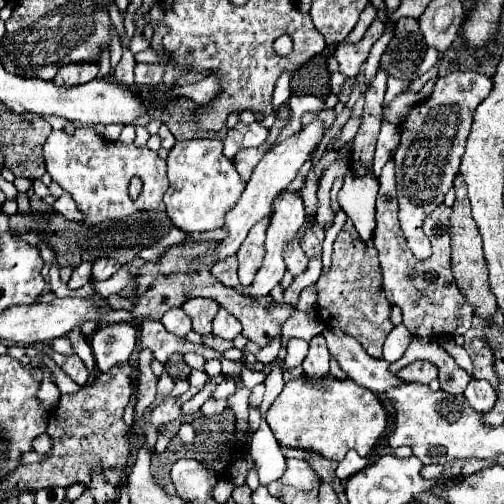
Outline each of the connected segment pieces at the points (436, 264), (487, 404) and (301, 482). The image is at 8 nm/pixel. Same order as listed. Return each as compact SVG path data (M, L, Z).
M389 160L379 176L379 196L377 196L377 228L375 228L375 248L379 252L381 272L383 272L383 292L387 300L403 310L405 328L419 338L441 338L441 336L463 336L471 328L473 310L463 310L465 300L457 290L451 274L451 250L433 250L431 258L415 258L403 238L397 218L397 190L393 176L395 162Z
M471 380L463 396L477 412L489 412L497 404L497 392L487 380Z
M287 458L285 474L279 480L275 480L275 482L269 484L269 492L271 492L271 496L281 498L281 494L279 494L281 486L295 486L299 490L311 490L311 488L315 488L319 484L321 482L319 482L317 474L309 468L307 462L297 460L297 458Z

